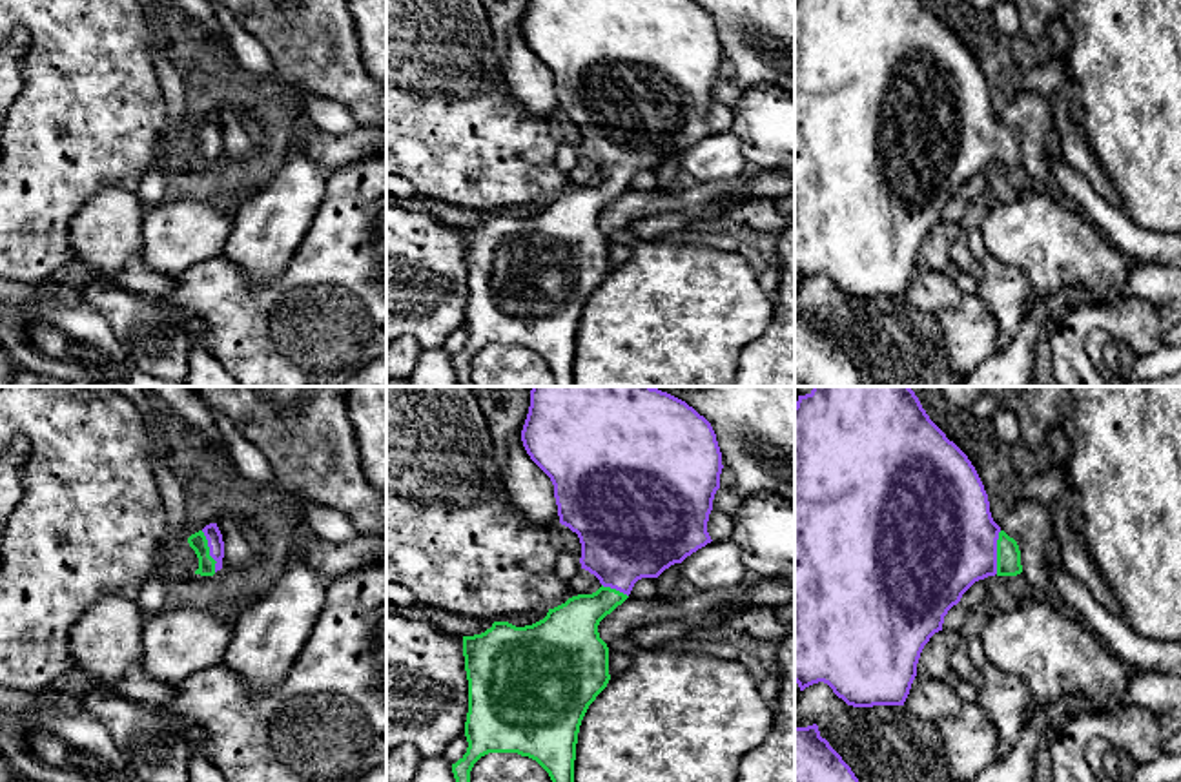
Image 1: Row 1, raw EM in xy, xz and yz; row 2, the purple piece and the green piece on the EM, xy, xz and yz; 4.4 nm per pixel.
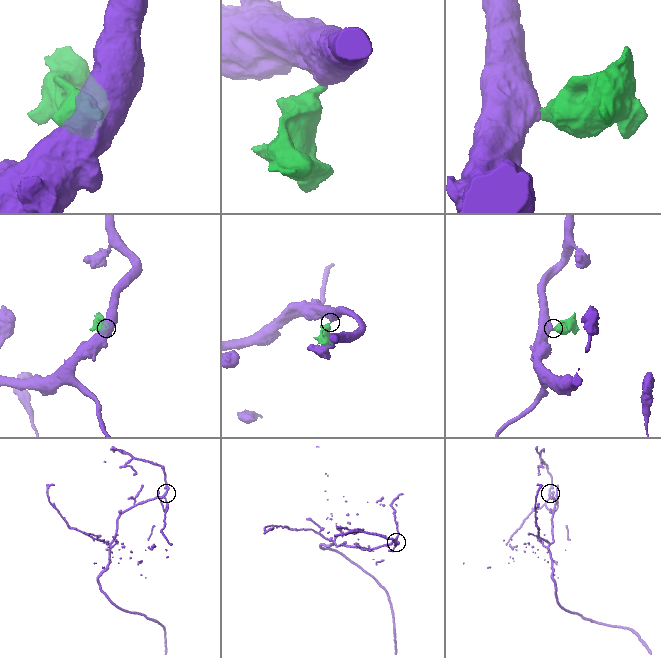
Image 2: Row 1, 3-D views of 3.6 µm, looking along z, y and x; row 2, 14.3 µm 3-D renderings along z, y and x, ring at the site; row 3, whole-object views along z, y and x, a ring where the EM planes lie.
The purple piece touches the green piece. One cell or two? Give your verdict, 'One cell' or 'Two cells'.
One cell

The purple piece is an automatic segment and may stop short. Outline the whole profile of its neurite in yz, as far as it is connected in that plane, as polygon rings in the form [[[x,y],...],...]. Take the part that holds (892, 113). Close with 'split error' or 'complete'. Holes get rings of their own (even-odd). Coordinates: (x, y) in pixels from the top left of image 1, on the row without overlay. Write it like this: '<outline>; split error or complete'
[[[795,0],[795,273],[800,283],[824,273],[853,299],[904,297],[920,244],[929,230],[942,222],[948,202],[975,173],[1021,164],[1019,137],[993,113],[975,58],[924,0]]]; split error

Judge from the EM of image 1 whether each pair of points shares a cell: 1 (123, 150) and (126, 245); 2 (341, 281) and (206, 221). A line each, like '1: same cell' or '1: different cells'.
1: different cells
2: different cells

